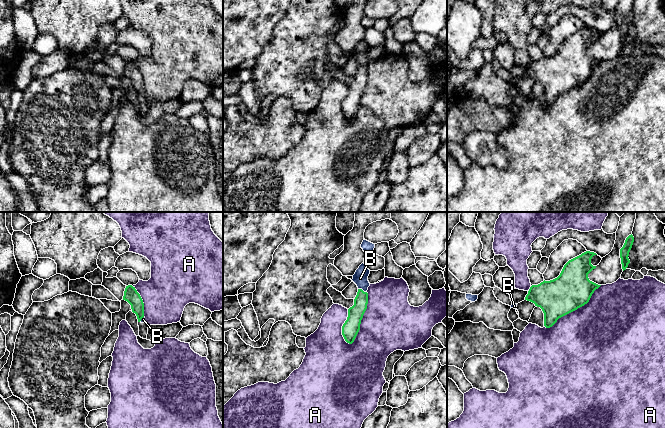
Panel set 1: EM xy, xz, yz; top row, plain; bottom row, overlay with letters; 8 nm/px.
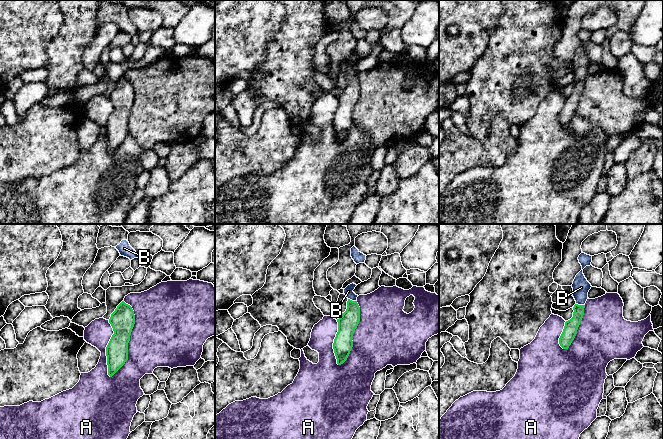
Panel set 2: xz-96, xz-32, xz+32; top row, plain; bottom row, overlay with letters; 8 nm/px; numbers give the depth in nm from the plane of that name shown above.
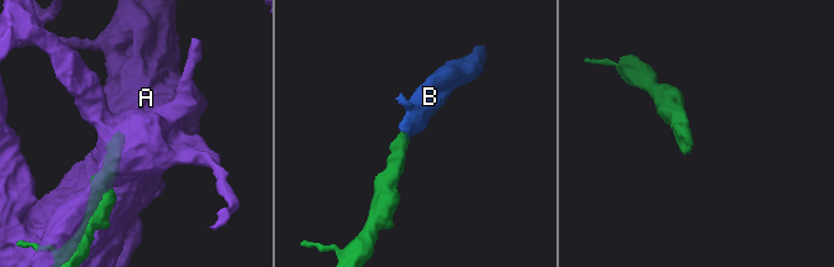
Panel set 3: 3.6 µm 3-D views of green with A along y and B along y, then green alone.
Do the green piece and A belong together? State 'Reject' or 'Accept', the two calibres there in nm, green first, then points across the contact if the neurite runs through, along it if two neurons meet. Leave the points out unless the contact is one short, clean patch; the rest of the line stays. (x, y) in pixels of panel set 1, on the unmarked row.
Reject. Thickness 140 nm (green) against 440 nm

